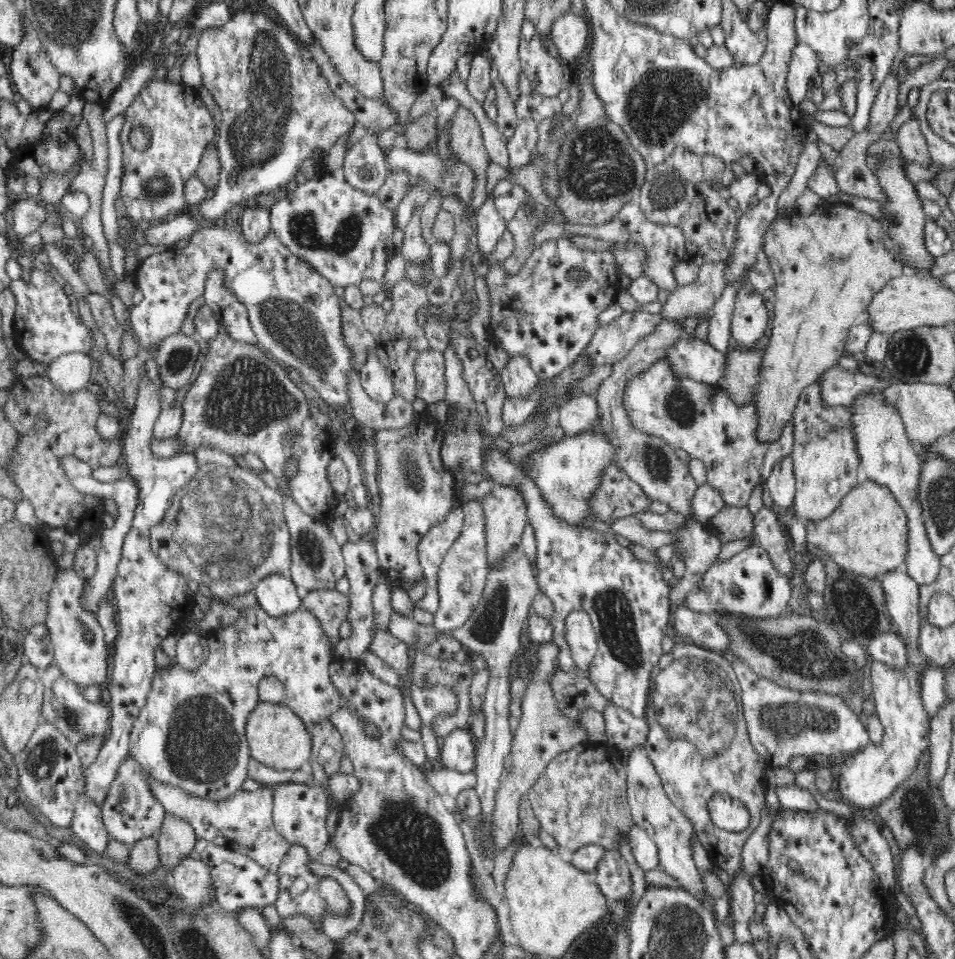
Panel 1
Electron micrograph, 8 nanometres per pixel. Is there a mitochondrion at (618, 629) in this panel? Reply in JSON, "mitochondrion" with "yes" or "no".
{"mitochondrion":"yes"}

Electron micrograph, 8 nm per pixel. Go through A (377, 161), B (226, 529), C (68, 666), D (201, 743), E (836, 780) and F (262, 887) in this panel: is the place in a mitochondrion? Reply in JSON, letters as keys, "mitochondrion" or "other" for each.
{"A":"other","B":"mitochondrion","C":"other","D":"mitochondrion","E":"other","F":"other"}

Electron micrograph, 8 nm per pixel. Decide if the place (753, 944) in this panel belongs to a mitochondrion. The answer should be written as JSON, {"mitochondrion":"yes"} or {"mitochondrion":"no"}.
{"mitochondrion":"no"}

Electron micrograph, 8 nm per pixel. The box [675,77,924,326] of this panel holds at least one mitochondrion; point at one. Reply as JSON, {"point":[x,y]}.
{"point":[896,220]}

